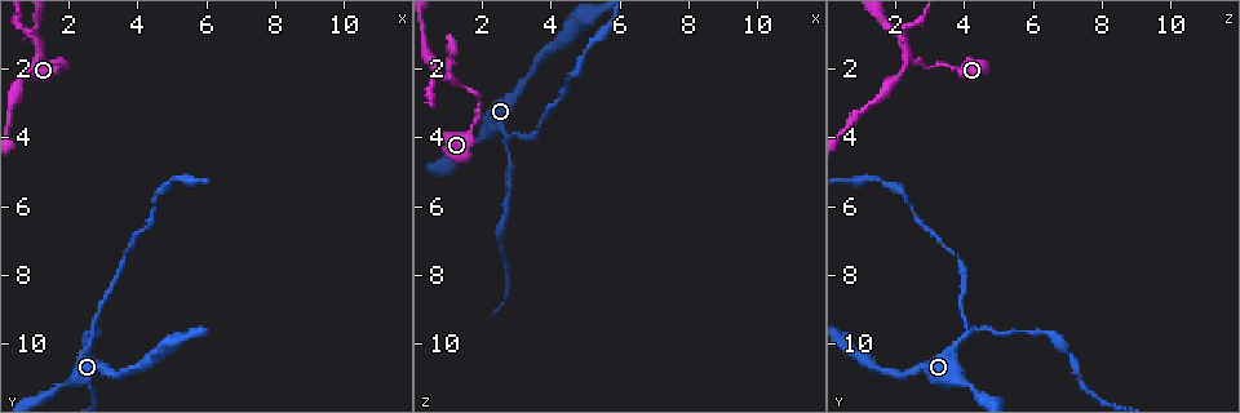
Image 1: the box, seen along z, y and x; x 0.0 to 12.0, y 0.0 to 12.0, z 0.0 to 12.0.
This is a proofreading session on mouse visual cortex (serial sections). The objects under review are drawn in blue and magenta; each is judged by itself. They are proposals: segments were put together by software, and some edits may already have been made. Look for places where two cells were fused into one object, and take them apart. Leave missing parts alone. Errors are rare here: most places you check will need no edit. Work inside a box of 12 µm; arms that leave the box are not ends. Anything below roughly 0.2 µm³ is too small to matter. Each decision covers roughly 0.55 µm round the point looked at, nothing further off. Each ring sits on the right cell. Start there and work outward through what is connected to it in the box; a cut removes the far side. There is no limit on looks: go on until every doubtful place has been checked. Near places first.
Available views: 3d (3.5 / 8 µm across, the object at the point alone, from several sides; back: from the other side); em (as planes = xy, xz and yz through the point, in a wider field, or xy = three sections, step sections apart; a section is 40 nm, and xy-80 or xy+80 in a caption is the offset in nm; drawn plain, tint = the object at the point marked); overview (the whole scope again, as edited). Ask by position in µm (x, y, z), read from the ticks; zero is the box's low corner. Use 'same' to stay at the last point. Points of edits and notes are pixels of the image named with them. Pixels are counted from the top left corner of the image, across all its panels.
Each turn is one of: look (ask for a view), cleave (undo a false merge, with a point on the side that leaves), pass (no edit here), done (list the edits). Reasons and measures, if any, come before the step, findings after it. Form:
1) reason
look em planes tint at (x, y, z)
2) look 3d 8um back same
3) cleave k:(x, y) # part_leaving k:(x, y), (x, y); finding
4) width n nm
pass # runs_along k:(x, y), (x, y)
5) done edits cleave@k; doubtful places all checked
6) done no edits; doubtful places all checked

abrupt turn
look 3d 3.5um at (1.9, 2.0, 3.0)

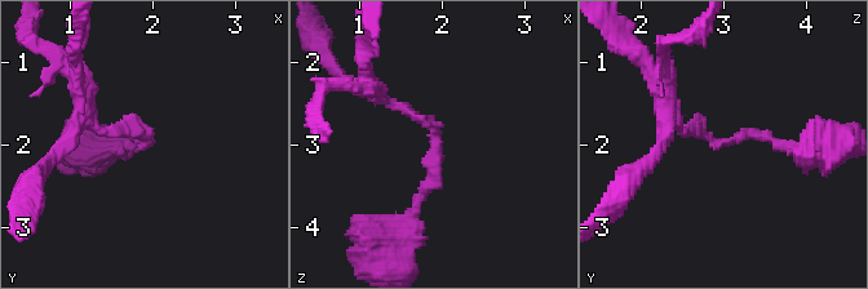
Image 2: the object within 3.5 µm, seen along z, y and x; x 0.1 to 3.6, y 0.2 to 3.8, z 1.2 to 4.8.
arm_widths 150, 150 nm
look em xy step 2 tint at (1.95, 1.95, 2.90)

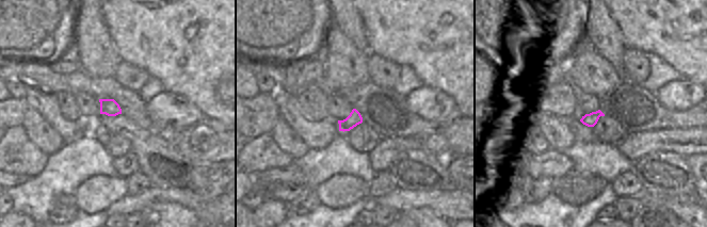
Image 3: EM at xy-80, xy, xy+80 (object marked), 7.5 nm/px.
pass # runs_along 2:(413, 212), (437, 133), (373, 96); continuous, no second cell

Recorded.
three arms meet
look 3d 8um at (1.2, 1.8, 2.5)

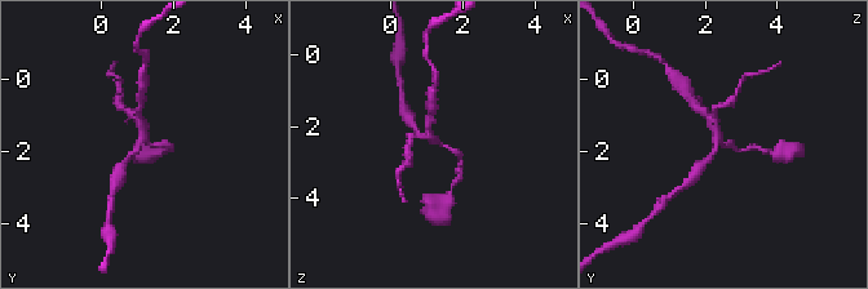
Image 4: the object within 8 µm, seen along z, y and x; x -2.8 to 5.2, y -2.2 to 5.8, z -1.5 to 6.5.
look 3d 3.5um at (1.2, 1.8, 2.5)

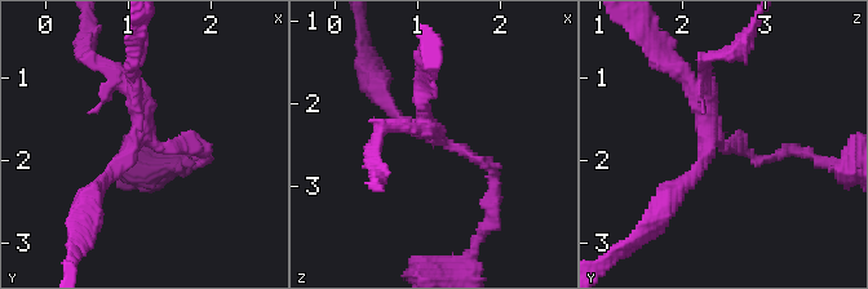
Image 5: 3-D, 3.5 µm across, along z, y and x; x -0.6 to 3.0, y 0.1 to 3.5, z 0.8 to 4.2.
arms 3; arm_widths 150, 150, 250 nm; shape alone is not enough
look em xy step 2 tint at (1.25, 1.75, 2.45)

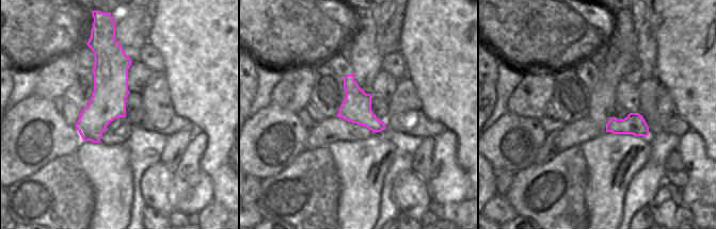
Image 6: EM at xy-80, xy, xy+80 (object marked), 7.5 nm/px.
cleave 5:(658, 62) # two cells meet here

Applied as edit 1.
look 3d 8um at (0.65, 0.85, 2.25)

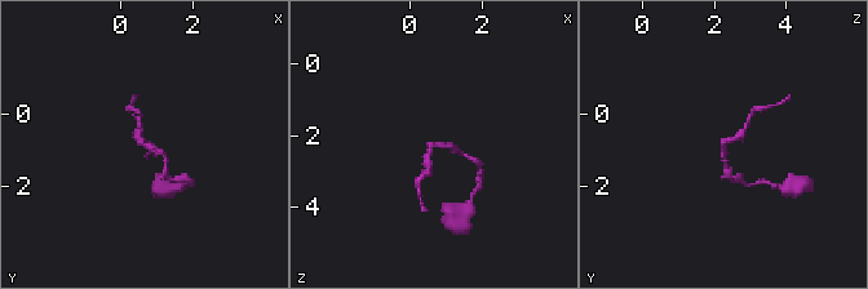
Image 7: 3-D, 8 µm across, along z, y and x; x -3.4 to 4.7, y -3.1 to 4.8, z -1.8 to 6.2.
look 3d 3.5um same

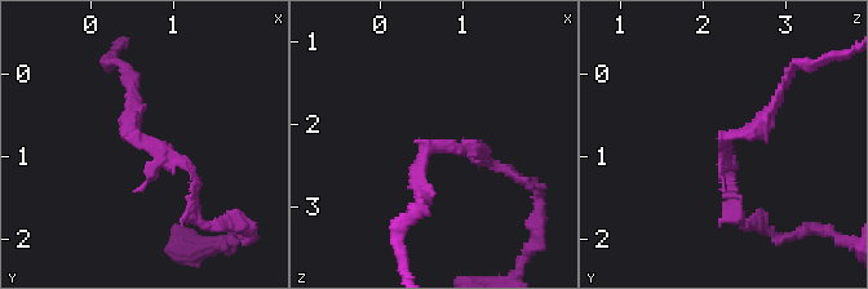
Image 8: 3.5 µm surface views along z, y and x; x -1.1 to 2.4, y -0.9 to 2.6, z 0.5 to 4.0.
look em xy step 2 tint at (0.65, 0.80, 2.25)

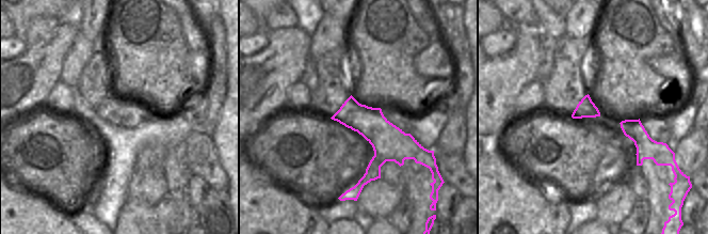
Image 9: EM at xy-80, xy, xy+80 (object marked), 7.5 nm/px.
pass # runs_along 8:(195, 199), (195, 174), (128, 132), (132, 92); continuous, no second cell

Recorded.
arms part here
look 3d 3.5um at (2.7, 9.6, 4.1)

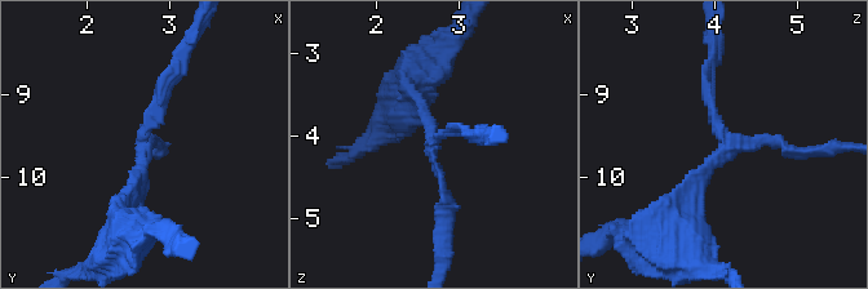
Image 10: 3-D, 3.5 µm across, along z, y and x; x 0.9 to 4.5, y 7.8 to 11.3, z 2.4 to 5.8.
arms 3; arm_widths 150, 150, 200 nm
look em planes tint at (2.70, 9.65, 4.10)

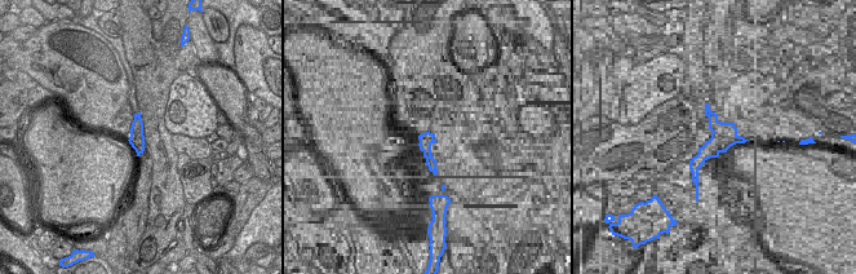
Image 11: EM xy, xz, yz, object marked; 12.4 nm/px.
cut it another way
look em xy step 5 tint same

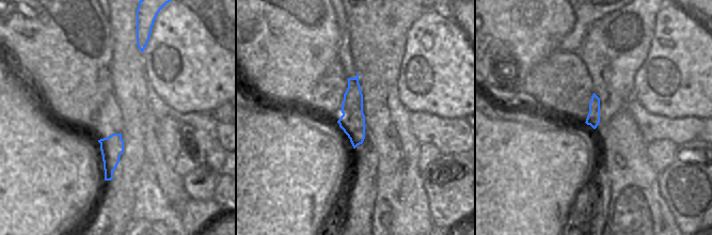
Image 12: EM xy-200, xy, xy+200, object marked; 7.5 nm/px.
width 190 nm
cleave 10:(147, 121) # part_leaving 10:(141, 161), (145, 127), (181, 54); a second cell is stuck on

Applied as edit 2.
done edits cleave@5, cleave@10; doubtful places all checked

